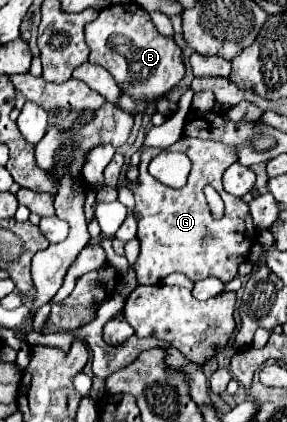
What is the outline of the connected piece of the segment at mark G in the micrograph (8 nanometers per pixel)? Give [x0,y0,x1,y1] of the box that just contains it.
[130,137,256,285]

